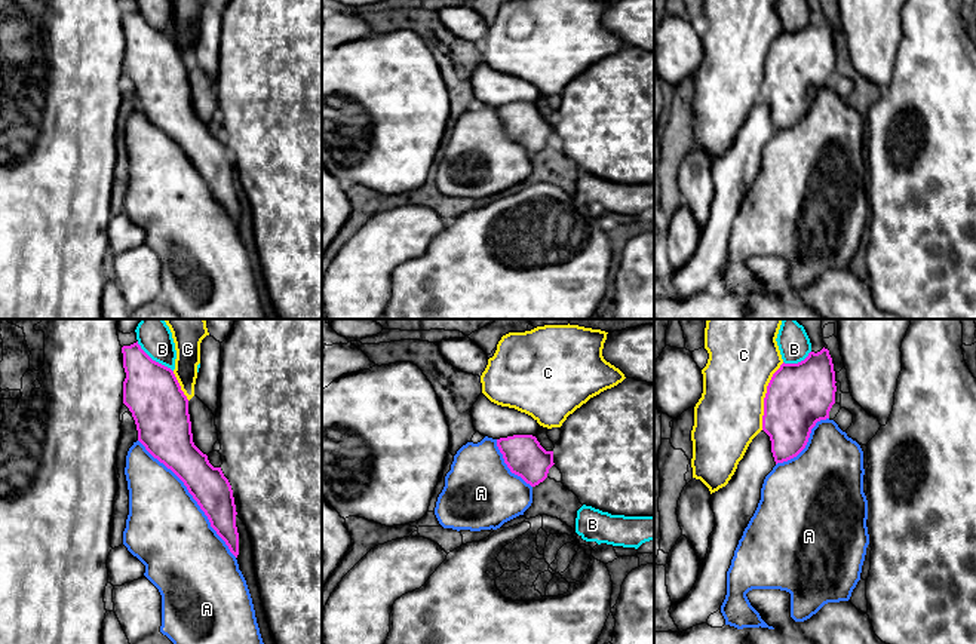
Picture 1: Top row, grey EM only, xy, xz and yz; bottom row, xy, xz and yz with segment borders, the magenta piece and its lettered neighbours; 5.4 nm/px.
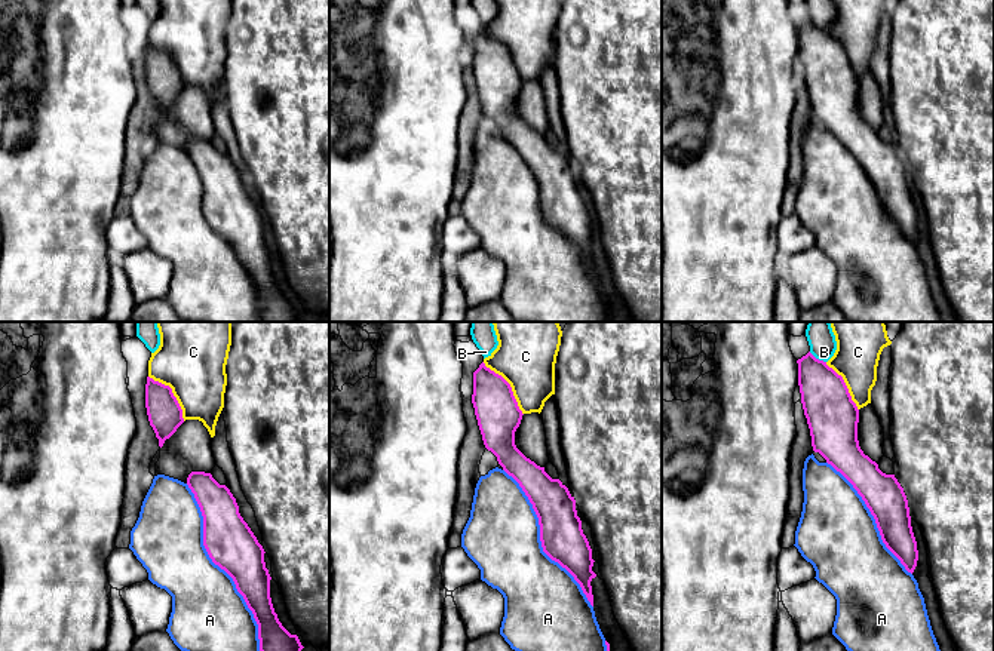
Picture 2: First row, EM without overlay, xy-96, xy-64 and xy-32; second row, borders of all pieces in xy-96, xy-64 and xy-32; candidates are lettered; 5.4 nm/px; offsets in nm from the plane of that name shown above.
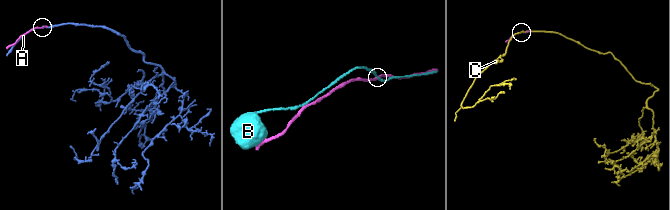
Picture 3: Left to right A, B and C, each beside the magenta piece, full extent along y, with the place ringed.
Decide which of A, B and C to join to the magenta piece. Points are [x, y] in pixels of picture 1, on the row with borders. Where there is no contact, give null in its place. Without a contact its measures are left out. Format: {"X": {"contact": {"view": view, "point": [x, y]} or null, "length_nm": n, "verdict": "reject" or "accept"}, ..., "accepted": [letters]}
{"A": {"contact": {"view": "xy", "point": [193, 497]}, "length_nm": 850, "verdict": "accept"}, "B": {"contact": {"view": "xy", "point": [155, 361]}, "length_nm": 260, "verdict": "reject"}, "C": {"contact": {"view": "yz", "point": [766, 396]}, "length_nm": 380, "verdict": "reject"}, "accepted": ["A"]}

